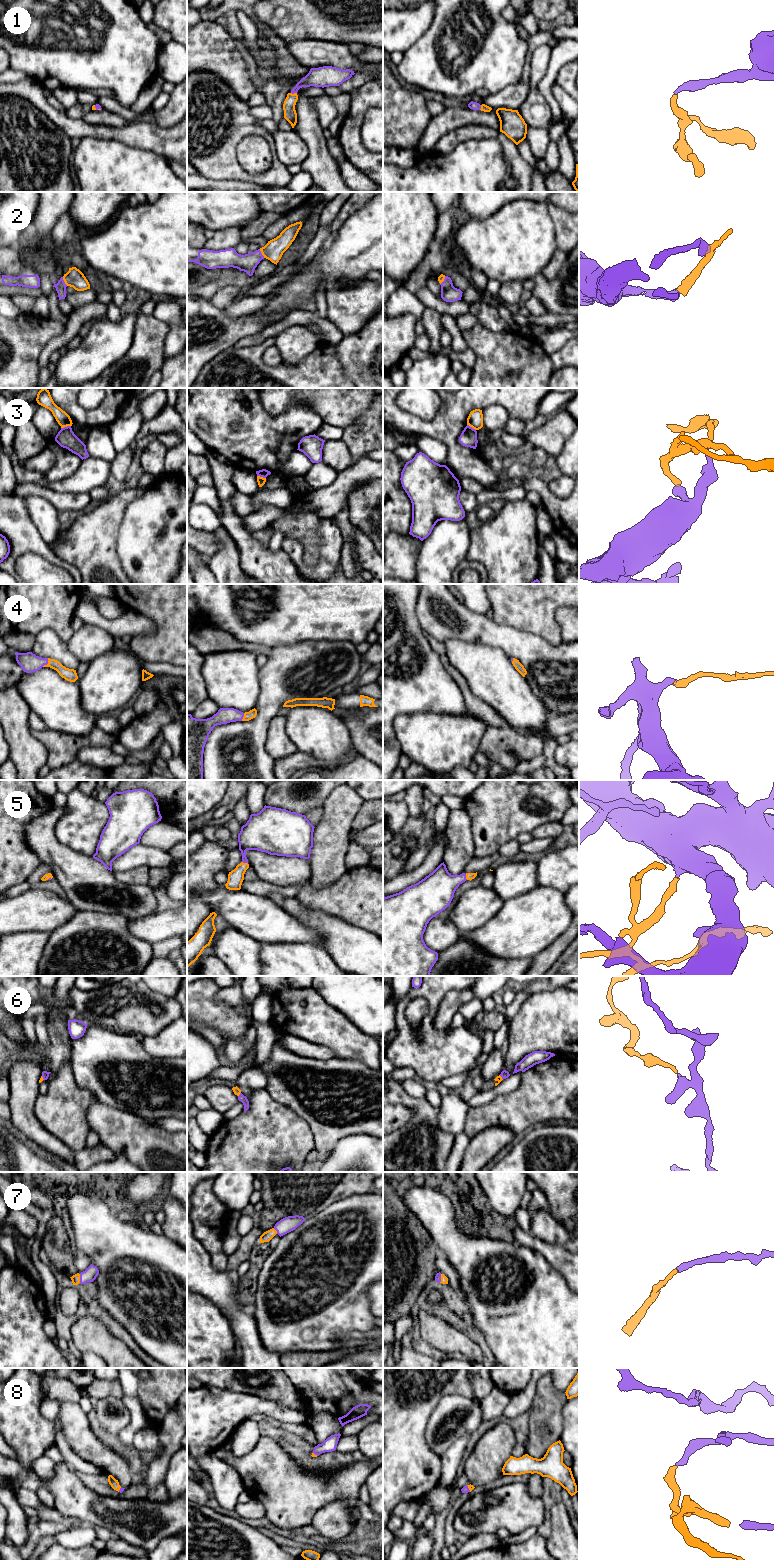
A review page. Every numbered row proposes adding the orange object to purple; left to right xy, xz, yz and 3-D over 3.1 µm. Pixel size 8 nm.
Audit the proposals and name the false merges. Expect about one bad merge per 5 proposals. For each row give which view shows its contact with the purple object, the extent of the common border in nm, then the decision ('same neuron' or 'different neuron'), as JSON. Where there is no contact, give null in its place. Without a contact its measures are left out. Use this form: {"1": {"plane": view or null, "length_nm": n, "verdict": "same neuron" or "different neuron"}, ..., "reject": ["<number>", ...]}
{"1": {"plane": "xz", "length_nm": 50, "verdict": "same neuron"}, "2": {"plane": "xy", "length_nm": 80, "verdict": "same neuron"}, "3": {"plane": "xy", "length_nm": 80, "verdict": "different neuron"}, "4": {"plane": "xy", "length_nm": 90, "verdict": "same neuron"}, "5": {"plane": "xz", "length_nm": 50, "verdict": "same neuron"}, "6": {"plane": "yz", "length_nm": 50, "verdict": "same neuron"}, "7": {"plane": "xy", "length_nm": 70, "verdict": "same neuron"}, "8": {"plane": "yz", "length_nm": 70, "verdict": "same neuron"}, "reject": ["3"]}

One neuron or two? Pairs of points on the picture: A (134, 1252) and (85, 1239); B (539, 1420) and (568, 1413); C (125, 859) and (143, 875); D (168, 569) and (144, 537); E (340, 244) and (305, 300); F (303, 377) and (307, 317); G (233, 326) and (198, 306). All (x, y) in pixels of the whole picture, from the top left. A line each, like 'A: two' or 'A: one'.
A: one
B: two
C: two
D: one
E: one
F: two
G: one

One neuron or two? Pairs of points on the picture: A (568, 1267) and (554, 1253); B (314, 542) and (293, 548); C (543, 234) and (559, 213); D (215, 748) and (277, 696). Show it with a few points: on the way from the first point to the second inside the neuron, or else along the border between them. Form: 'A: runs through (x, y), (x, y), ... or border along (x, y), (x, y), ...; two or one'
A: runs through (565, 1264), (557, 1256); one
B: border along (284, 536), (297, 539), (306, 550); two
C: border along (546, 202), (554, 227), (557, 245); two
D: runs through (229, 736), (249, 730), (265, 714); one

